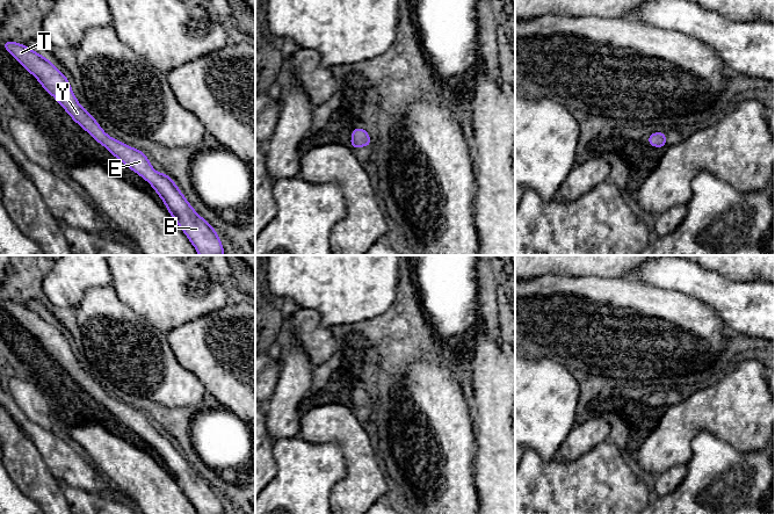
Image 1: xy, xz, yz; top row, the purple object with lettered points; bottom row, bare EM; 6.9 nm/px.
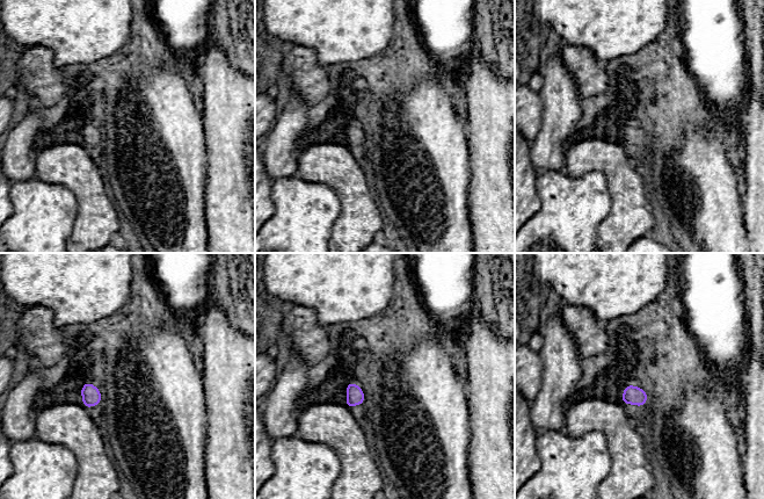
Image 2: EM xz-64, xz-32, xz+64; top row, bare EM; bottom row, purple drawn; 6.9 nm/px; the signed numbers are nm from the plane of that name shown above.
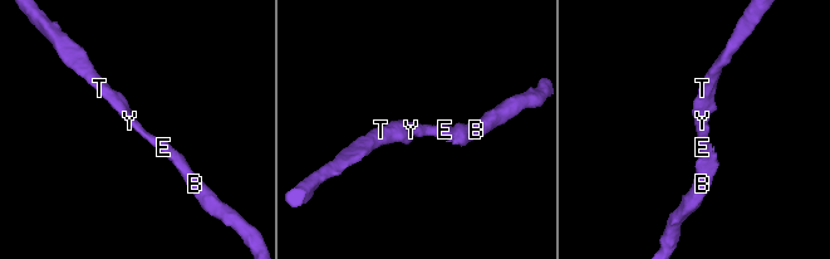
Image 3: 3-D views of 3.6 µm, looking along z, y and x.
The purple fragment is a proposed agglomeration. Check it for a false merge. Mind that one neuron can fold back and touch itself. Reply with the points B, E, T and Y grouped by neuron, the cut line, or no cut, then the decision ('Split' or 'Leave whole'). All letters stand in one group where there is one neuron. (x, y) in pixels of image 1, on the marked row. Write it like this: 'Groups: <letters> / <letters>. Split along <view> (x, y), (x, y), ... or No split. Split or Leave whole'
Groups: B E T Y. No split. Leave whole

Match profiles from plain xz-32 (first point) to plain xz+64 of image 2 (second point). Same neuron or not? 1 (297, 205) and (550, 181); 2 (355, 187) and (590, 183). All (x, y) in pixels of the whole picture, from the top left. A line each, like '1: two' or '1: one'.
1: one
2: two

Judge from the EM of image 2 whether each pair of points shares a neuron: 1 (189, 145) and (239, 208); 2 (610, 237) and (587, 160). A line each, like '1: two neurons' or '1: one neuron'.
1: two neurons
2: one neuron

